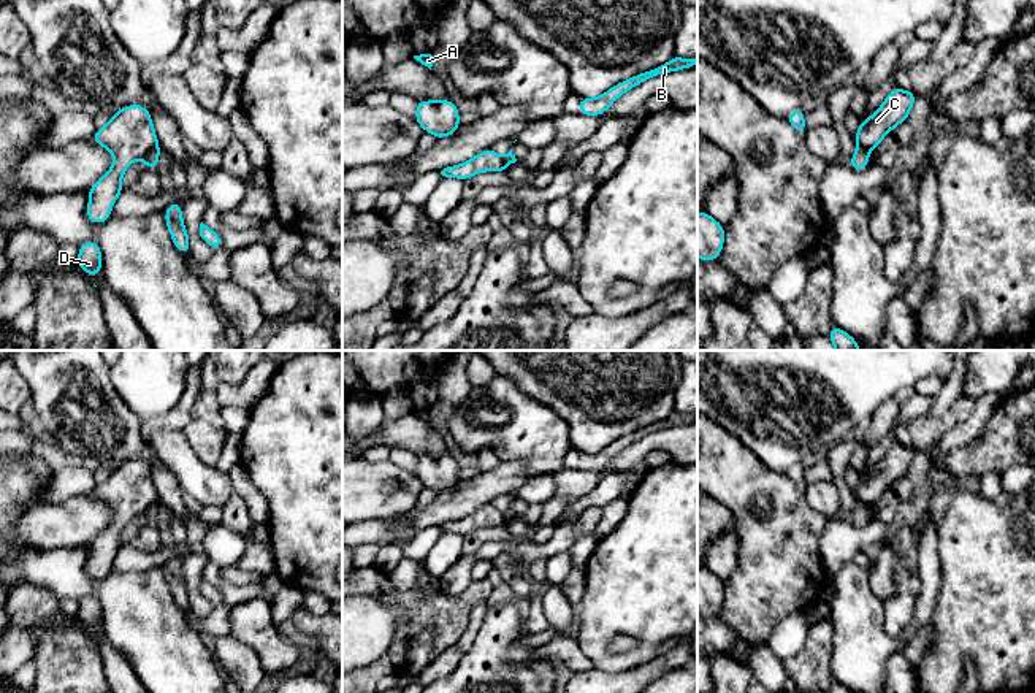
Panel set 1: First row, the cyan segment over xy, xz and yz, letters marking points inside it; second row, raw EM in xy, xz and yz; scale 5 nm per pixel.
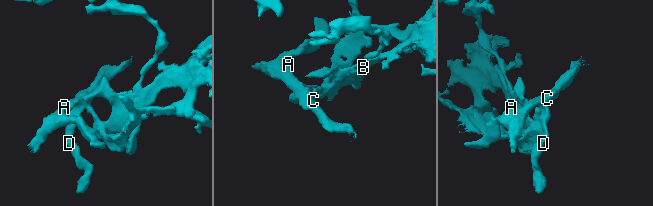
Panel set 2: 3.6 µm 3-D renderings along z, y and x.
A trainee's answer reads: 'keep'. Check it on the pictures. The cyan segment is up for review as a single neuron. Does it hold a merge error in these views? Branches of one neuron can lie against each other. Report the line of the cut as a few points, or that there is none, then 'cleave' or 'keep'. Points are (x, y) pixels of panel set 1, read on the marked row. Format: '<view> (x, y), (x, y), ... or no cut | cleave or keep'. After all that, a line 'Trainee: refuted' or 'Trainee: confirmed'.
xy (157, 145), (143, 156) | cleave
Trainee: refuted

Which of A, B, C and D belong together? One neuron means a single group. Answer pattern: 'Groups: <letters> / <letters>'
Groups: A C D / B

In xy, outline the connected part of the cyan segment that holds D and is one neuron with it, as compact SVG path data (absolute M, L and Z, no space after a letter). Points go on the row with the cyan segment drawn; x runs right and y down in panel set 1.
M84 241L79 246L76 263L94 279L103 270L100 246L95 241Z

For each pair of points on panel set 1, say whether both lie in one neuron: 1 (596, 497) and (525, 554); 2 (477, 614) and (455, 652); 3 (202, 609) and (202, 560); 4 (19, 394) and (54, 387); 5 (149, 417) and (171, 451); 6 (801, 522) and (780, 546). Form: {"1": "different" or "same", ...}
{"1": "different", "2": "same", "3": "same", "4": "different", "5": "different", "6": "same"}

